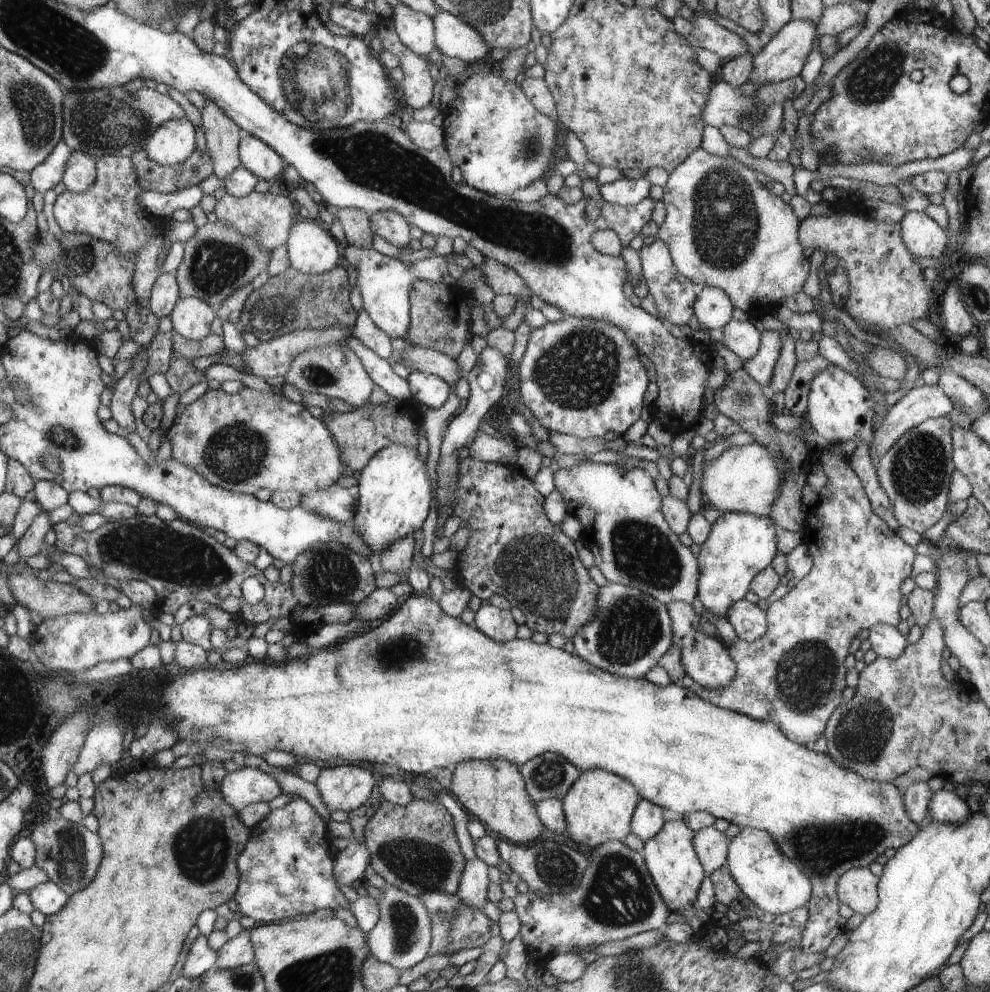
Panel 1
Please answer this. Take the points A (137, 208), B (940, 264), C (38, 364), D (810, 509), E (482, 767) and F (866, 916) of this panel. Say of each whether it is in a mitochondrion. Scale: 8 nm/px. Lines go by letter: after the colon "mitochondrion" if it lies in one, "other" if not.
A: other
B: other
C: other
D: other
E: other
F: other

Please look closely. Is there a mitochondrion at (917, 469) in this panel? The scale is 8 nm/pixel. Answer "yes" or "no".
yes

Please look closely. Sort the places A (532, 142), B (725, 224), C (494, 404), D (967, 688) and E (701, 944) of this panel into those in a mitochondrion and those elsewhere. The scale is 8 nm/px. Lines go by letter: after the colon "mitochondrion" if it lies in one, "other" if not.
A: mitochondrion
B: mitochondrion
C: other
D: other
E: other

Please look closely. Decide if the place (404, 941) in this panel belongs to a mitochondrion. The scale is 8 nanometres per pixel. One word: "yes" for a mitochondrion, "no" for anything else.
yes

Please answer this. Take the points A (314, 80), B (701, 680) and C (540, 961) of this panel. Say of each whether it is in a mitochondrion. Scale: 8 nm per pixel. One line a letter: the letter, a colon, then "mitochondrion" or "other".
A: mitochondrion
B: other
C: other

